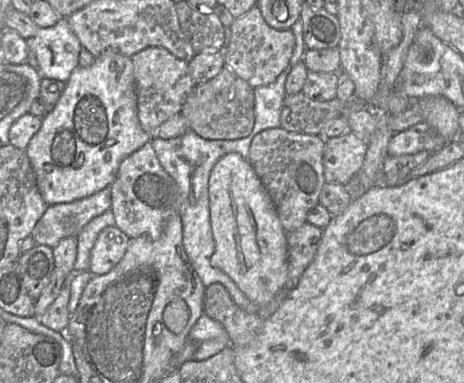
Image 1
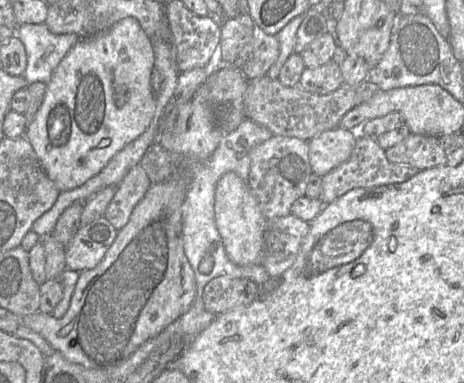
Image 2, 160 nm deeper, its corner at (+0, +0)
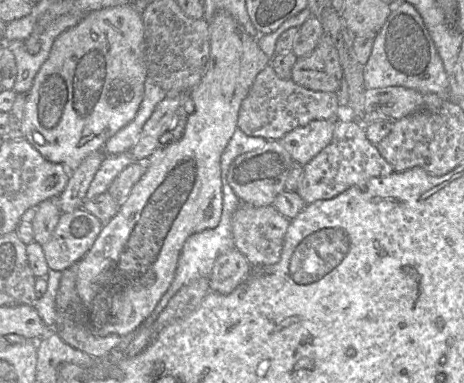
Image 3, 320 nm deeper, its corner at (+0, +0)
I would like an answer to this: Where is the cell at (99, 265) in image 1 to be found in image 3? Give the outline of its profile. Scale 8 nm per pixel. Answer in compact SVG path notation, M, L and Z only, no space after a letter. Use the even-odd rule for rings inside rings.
M82 208L62 213L50 240L41 245L50 270L63 271L78 263L92 248L102 222Z

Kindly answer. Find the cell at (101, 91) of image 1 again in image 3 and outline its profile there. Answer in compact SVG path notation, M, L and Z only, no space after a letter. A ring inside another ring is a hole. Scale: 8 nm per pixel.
M120 5L90 12L74 27L62 32L54 41L47 60L36 74L32 87L26 93L23 127L25 139L48 161L62 164L71 173L91 153L104 149L106 142L120 129L129 124L137 114L144 96L144 82L147 78L145 60L144 25L141 14L134 5Z

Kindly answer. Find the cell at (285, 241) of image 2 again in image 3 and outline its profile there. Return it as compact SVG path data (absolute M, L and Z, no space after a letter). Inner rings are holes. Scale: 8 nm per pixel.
M241 203L231 221L235 248L253 267L275 264L280 260L289 224L290 220L282 216L272 205L255 207Z

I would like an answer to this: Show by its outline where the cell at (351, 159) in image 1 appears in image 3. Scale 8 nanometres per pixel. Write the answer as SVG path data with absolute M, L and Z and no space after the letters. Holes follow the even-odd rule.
M313 120L290 131L279 141L293 161L303 167L331 142L333 132L334 120Z

